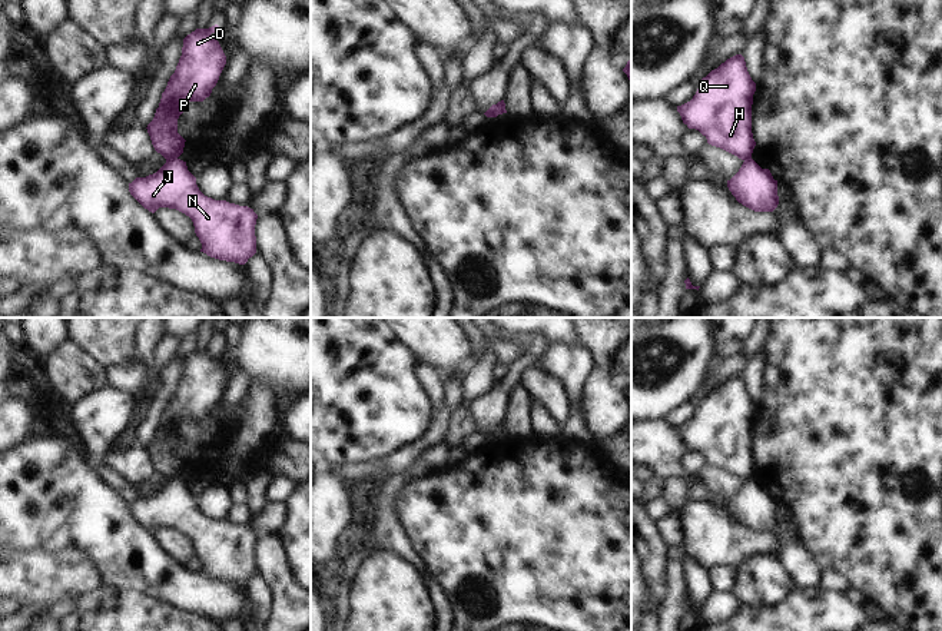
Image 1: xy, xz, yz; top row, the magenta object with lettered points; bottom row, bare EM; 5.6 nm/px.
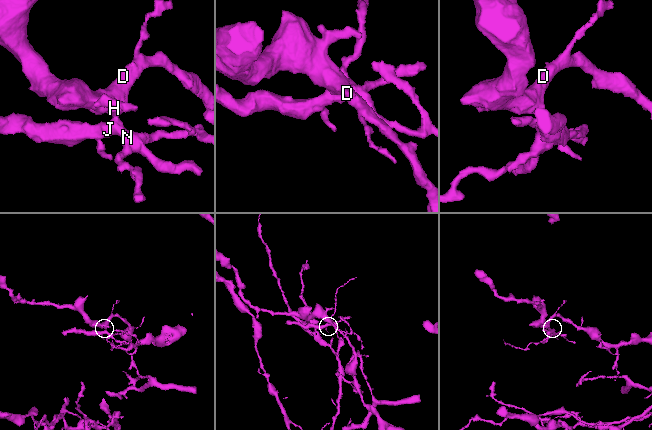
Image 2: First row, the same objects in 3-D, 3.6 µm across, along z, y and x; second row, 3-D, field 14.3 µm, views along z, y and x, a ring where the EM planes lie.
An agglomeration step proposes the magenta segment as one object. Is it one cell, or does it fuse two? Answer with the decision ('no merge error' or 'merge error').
merge error

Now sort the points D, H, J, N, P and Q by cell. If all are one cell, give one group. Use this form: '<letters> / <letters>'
D H P Q / J N

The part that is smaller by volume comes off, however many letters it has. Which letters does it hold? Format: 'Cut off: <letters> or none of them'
Cut off: J, N.

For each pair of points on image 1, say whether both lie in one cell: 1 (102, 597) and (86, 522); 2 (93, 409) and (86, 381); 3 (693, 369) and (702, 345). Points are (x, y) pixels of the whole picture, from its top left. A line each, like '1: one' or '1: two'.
1: two
2: two
3: one

